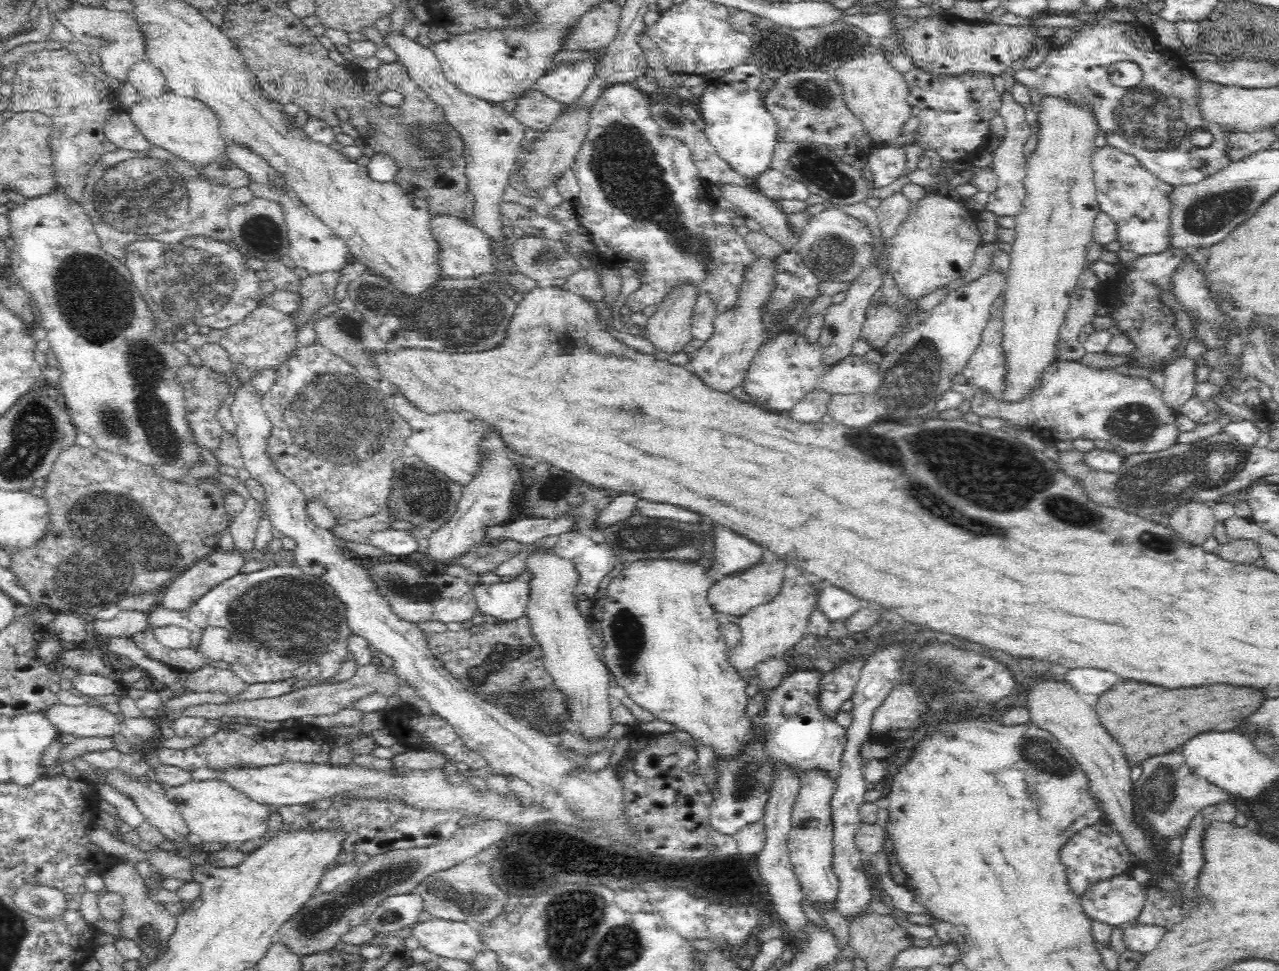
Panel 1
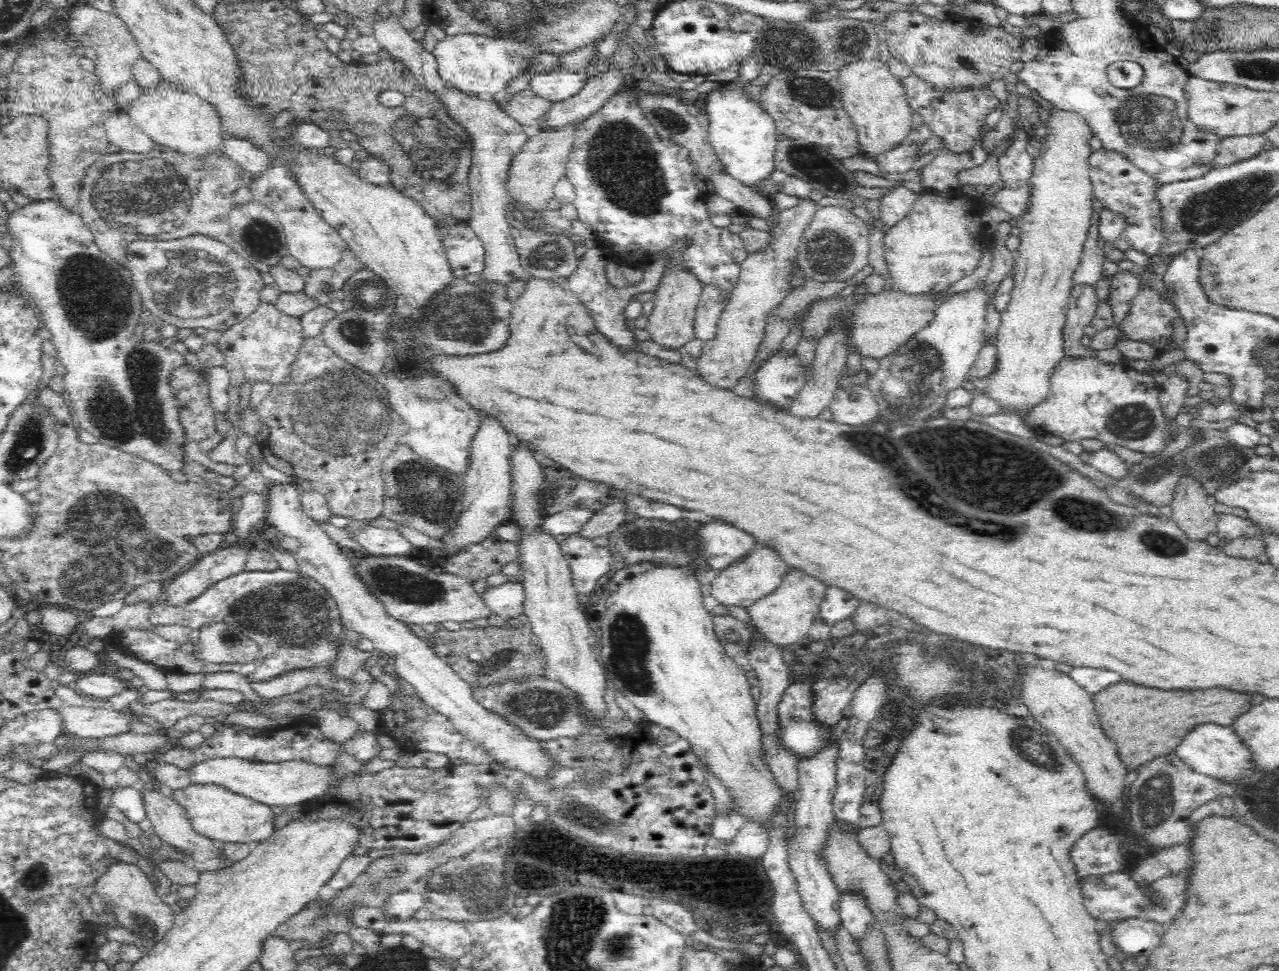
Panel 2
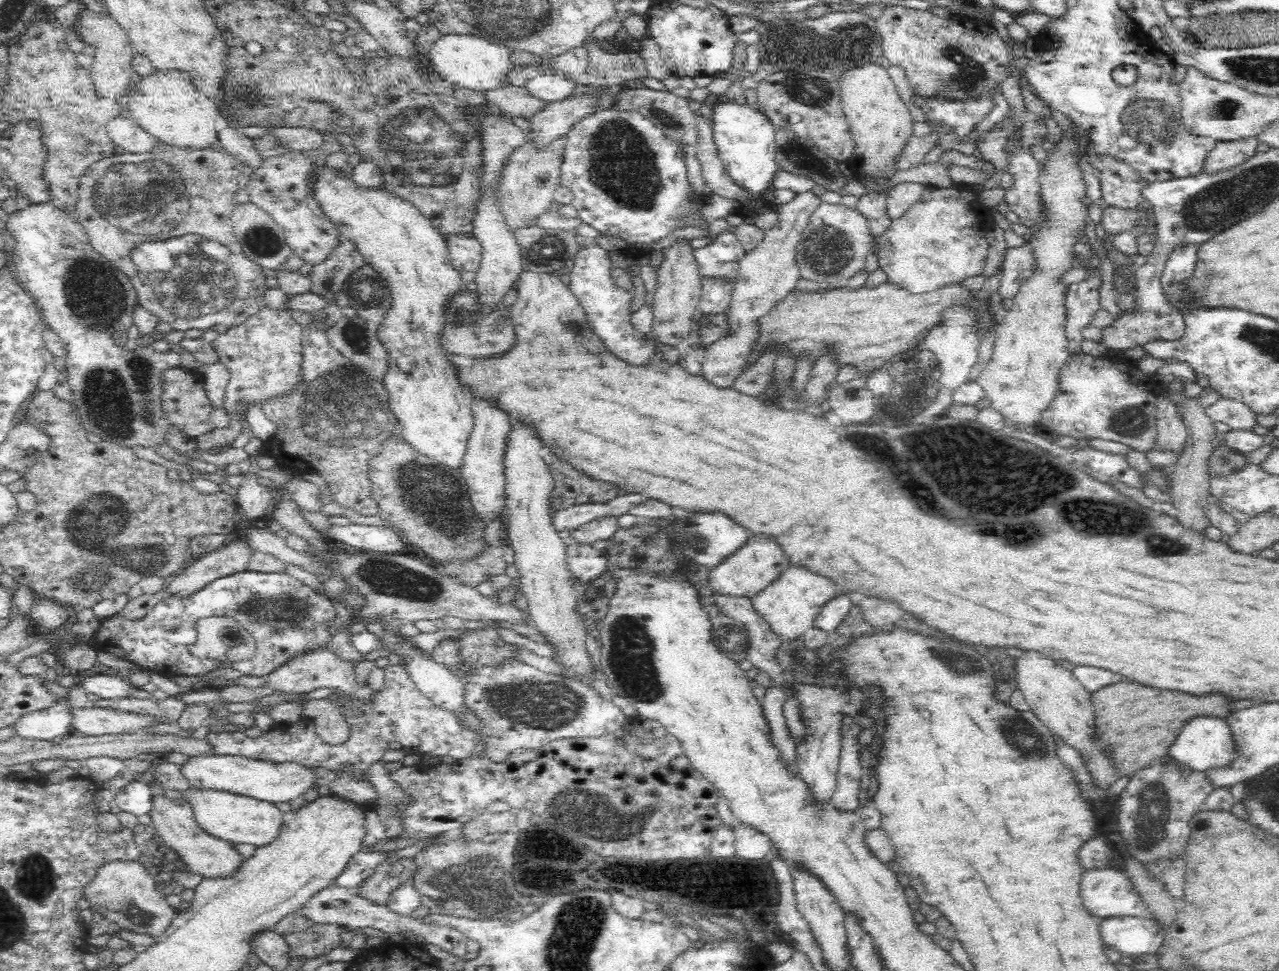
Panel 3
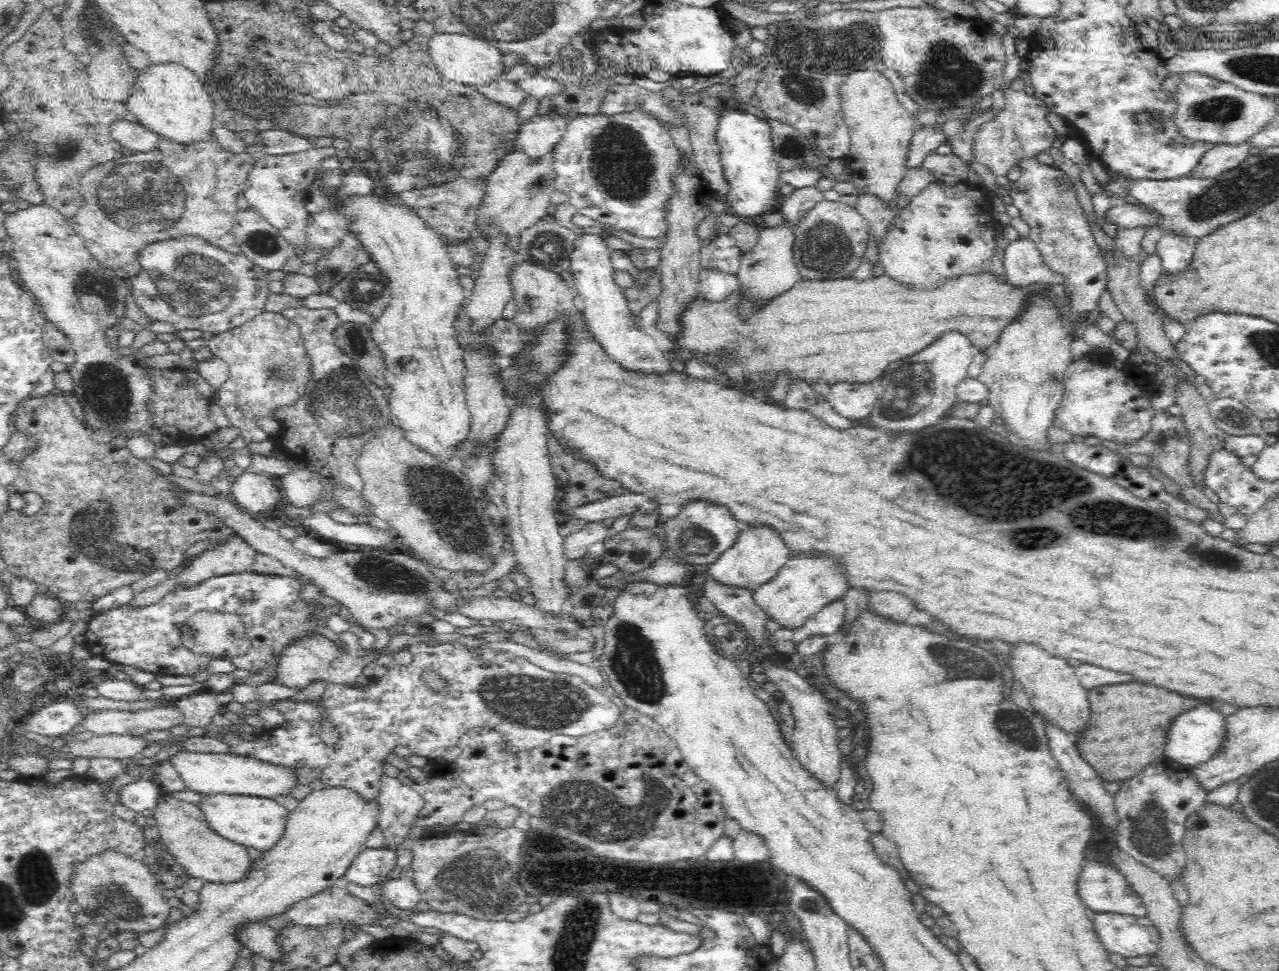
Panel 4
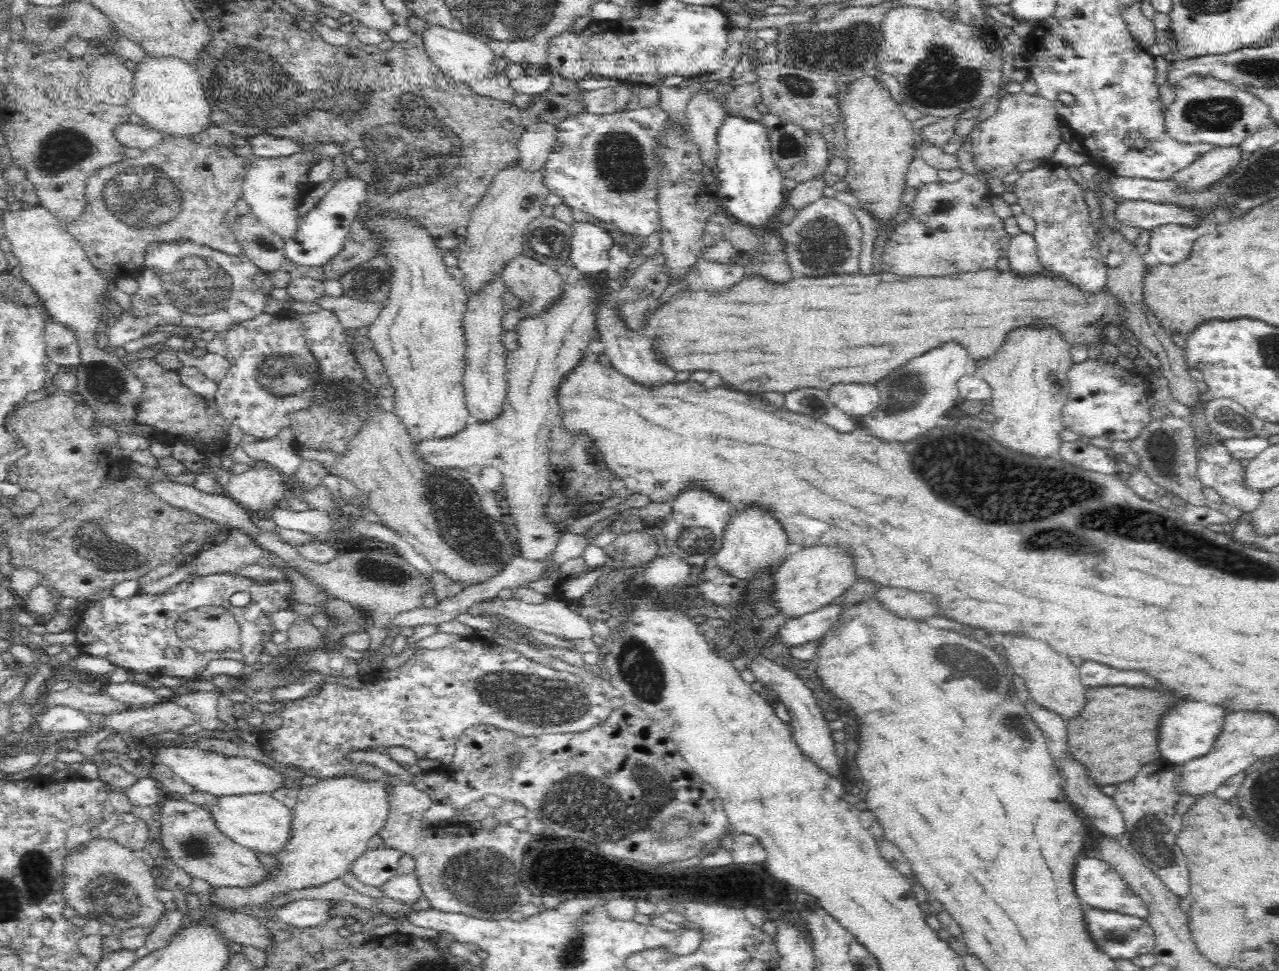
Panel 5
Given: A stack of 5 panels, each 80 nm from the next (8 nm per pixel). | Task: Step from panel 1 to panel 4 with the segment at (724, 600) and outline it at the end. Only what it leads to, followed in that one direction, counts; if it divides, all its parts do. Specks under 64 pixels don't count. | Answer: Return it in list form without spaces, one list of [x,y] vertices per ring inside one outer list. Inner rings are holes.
[[[738,521],[738,529],[731,545],[718,555],[718,558],[709,565],[707,574],[720,580],[721,584],[735,588],[748,588],[752,591],[754,586],[762,586],[770,582],[771,578],[788,562],[790,550],[784,544],[784,538],[778,530],[770,524],[744,524]]]

